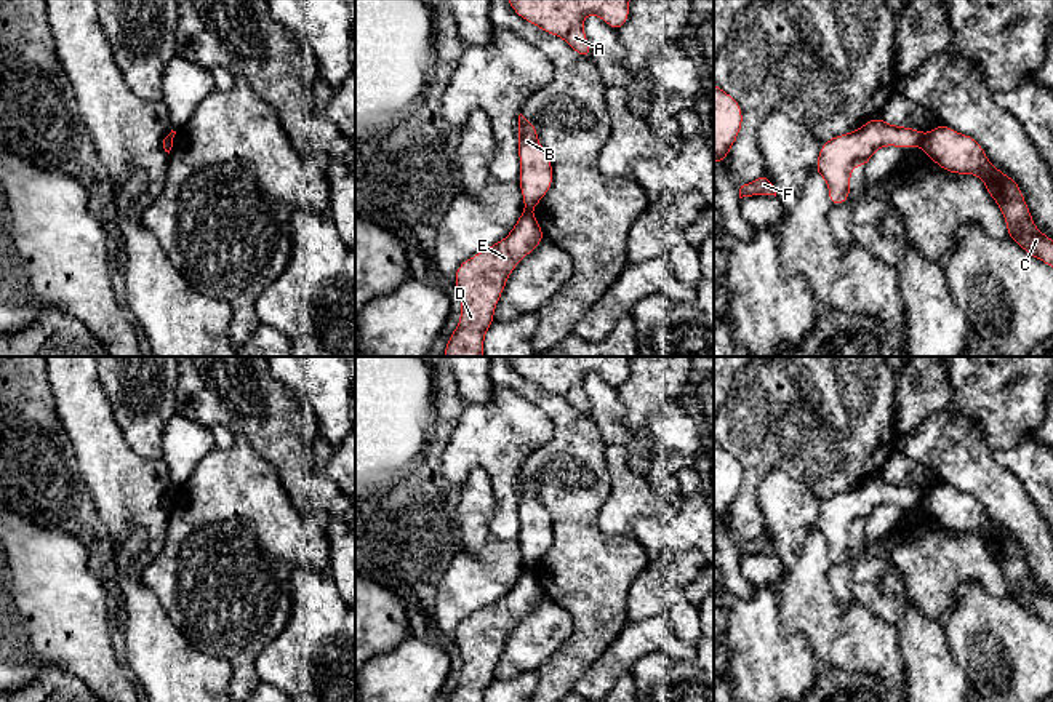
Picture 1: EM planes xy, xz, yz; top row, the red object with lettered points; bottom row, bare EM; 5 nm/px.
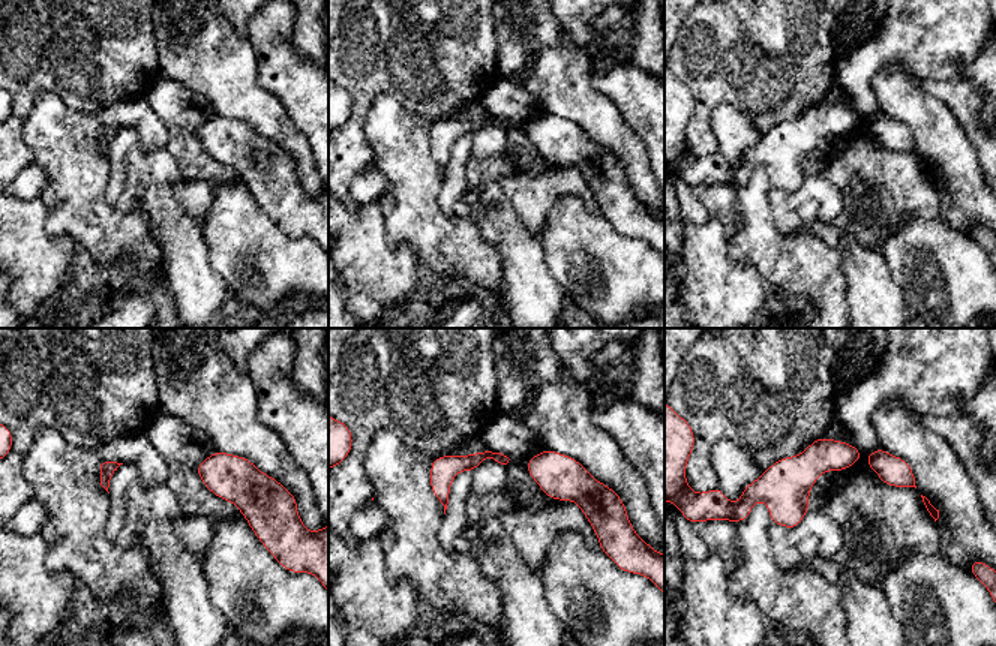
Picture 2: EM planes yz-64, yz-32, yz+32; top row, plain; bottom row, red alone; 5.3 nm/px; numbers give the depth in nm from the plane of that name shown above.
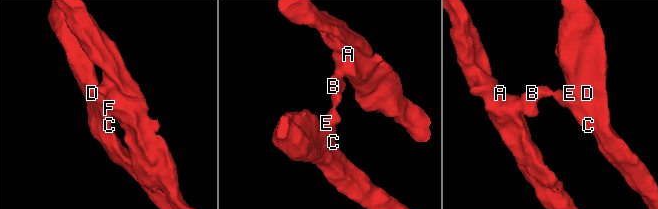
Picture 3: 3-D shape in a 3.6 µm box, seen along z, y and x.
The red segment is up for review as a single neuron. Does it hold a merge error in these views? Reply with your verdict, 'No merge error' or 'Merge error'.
Merge error

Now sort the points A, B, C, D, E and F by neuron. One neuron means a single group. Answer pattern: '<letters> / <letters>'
A B F / C D E

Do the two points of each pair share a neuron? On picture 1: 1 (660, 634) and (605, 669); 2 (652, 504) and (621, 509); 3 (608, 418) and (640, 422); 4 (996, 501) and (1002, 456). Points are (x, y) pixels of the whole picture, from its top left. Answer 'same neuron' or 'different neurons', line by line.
1: same neuron
2: same neuron
3: different neurons
4: different neurons

